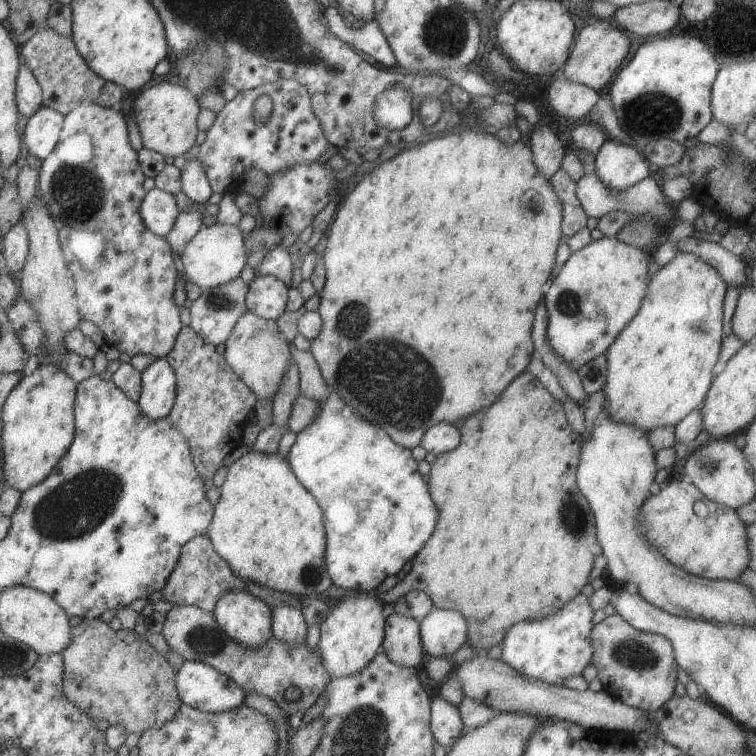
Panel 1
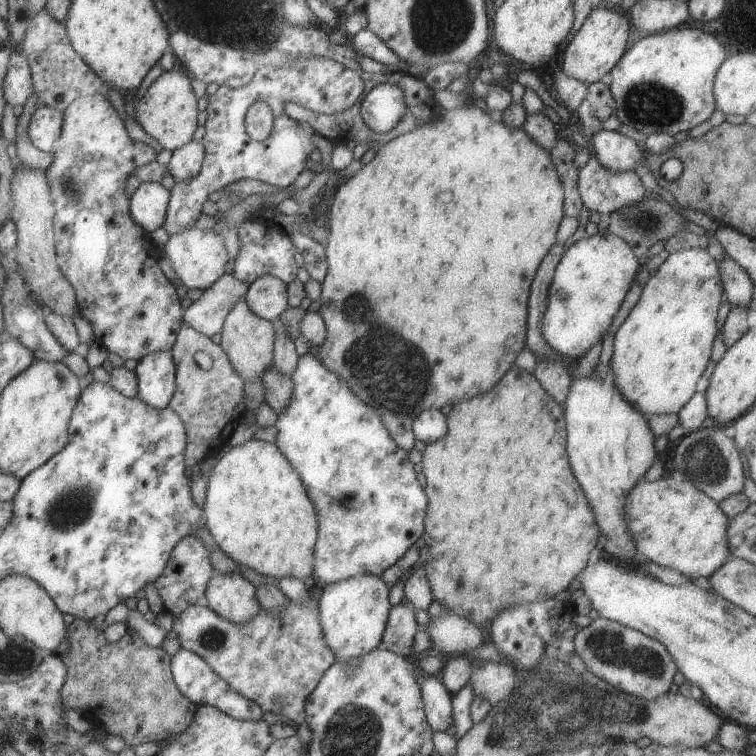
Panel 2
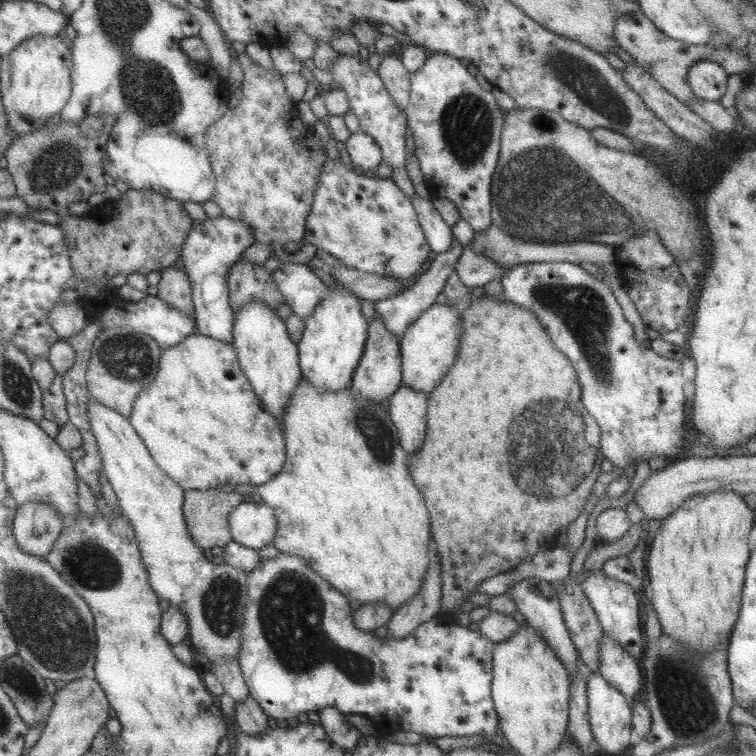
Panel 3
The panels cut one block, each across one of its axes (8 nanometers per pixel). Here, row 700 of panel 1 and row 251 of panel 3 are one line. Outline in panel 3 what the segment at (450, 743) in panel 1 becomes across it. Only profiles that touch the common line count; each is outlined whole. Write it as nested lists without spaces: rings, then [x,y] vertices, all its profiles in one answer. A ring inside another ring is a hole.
[[[417,194],[409,198],[430,251],[441,254],[451,249],[451,241],[454,240],[451,228],[435,210],[431,198],[423,199]]]

